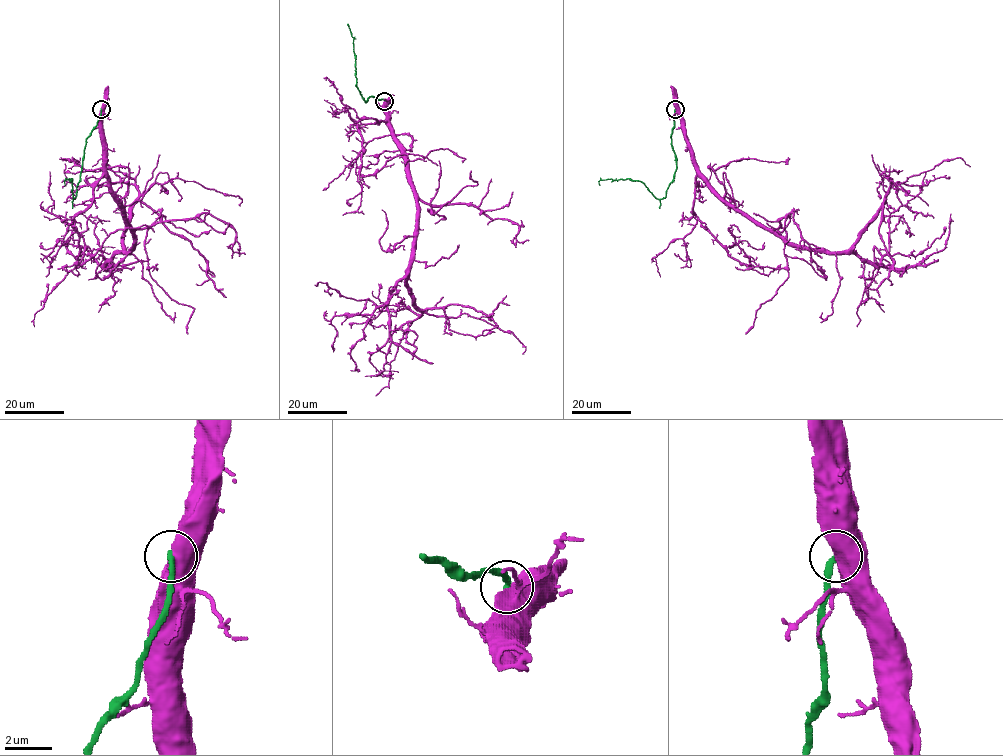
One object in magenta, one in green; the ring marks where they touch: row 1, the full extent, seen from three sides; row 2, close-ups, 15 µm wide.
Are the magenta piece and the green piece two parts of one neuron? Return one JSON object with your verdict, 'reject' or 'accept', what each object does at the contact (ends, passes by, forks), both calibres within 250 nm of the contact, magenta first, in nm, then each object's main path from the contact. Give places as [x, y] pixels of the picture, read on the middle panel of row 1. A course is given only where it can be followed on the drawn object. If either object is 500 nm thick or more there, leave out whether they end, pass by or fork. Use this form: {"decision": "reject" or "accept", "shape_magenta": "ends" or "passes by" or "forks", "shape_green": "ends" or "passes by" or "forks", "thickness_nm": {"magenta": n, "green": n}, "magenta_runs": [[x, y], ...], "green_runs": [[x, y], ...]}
{"decision": "reject", "thickness_nm": {"magenta": 750, "green": 260}, "magenta_runs": [[384, 101], [415, 193], [407, 278], [414, 303], [420, 309], [469, 305], [488, 318], [500, 302], [509, 305]], "green_runs": [[384, 101], [369, 97], [366, 102], [360, 94], [353, 38], [348, 25]]}

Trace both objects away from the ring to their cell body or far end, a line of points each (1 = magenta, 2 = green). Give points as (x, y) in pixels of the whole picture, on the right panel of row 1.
1: (676, 108), (697, 172), (789, 242), (846, 251), (884, 200), (878, 231), (892, 268), (877, 288), (880, 297)
2: (676, 108), (671, 145), (676, 168), (664, 197), (657, 199), (643, 182), (636, 180), (600, 180), (599, 185)

